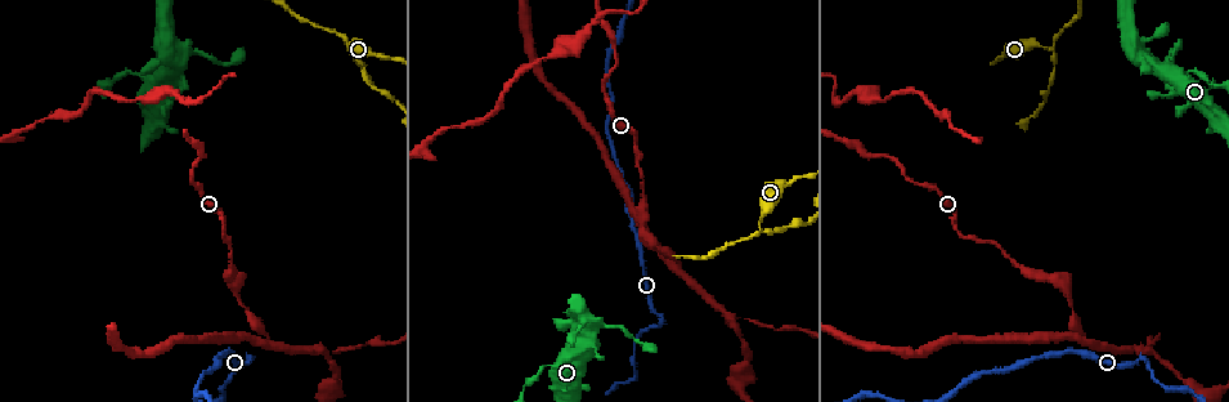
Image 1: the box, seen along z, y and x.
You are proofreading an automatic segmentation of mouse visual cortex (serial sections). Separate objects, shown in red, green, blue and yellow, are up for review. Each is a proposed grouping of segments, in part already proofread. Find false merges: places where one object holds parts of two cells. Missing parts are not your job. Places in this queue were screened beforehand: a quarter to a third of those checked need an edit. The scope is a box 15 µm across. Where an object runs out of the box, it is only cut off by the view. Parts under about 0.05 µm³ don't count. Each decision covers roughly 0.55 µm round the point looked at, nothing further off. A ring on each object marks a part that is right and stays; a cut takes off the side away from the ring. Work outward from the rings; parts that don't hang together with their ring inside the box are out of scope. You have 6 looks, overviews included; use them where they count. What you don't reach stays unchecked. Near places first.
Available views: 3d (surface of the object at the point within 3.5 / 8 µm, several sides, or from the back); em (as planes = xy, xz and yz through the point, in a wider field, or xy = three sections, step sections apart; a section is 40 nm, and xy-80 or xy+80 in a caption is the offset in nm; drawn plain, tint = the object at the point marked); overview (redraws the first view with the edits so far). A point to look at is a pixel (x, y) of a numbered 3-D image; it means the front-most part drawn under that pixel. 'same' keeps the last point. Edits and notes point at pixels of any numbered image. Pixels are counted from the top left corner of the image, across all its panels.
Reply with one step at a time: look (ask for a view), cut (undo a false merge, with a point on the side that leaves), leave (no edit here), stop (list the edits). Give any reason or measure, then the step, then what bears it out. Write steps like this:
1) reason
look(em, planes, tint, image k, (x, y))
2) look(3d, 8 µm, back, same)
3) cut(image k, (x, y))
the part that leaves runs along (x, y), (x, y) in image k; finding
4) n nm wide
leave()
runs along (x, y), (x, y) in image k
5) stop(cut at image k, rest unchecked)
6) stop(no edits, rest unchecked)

sudden change in width
look(3d, 3.5 µm, back, image 1, (1084, 340))

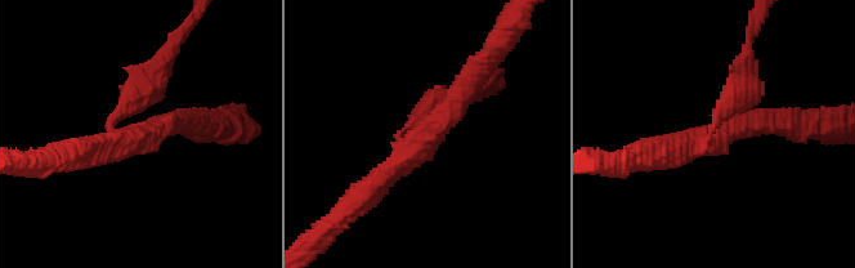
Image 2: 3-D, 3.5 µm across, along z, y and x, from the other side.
look(em, xy, step 2, tint, image 2, (708, 137))

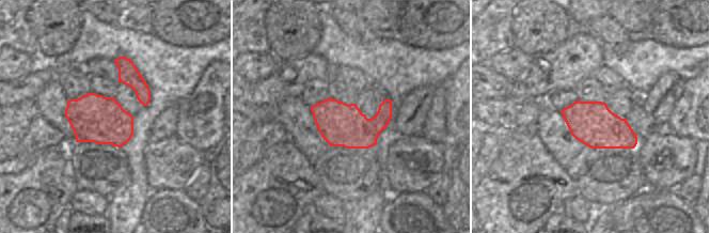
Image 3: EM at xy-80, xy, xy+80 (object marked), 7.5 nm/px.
look(em, xy, step 5, tint, same)

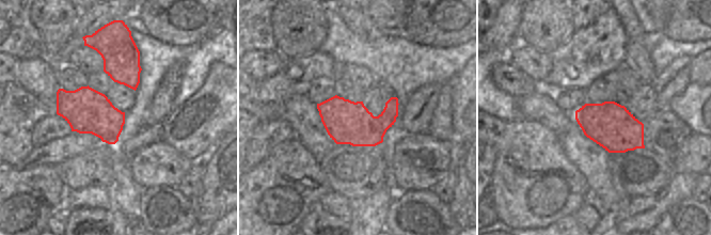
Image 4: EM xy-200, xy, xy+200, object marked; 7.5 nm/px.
320 nm wide
cut(image 2, (675, 155))
the part that leaves runs along (707, 142), (746, 123), (796, 126) in image 2; a second cell is stuck on

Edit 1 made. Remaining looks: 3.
look(overview)

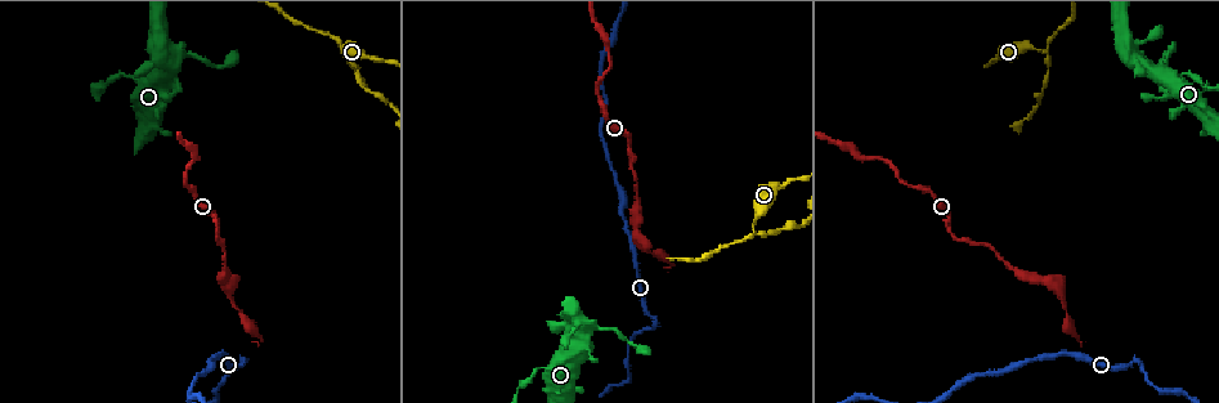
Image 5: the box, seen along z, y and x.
thin neck
look(3d, 3.5 µm, image 5, (538, 367))

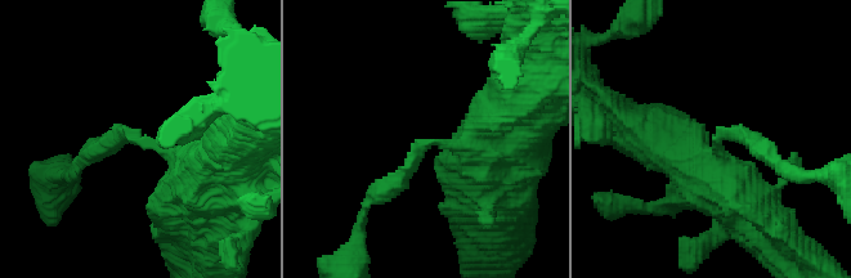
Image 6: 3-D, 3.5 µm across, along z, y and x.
arms of 250, 700 nm
look(em, xy, step 5, tint, image 6, (715, 137))

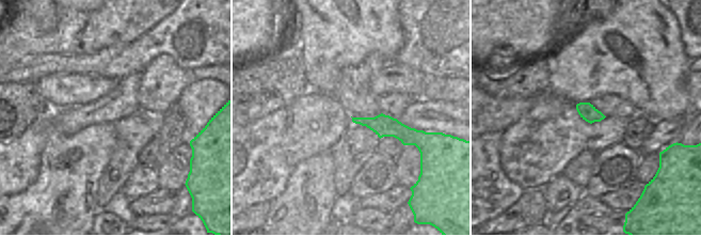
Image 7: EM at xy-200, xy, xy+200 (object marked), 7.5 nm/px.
leave()
runs along (355, 120), (419, 135) in image 7; continuous, no second cell

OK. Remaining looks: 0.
stop(cut at image 2, rest unchecked)

